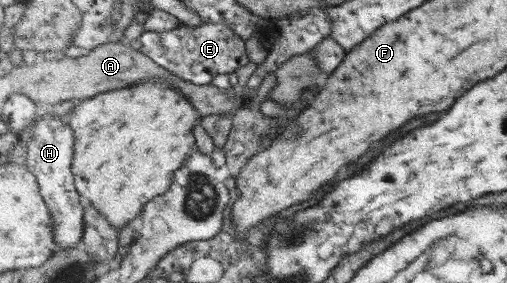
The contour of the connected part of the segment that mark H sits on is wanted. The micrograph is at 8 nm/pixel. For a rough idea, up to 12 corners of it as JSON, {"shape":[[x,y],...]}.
{"shape":[[45,115],[28,141],[26,165],[54,217],[59,251],[84,231],[70,169],[75,133]]}

